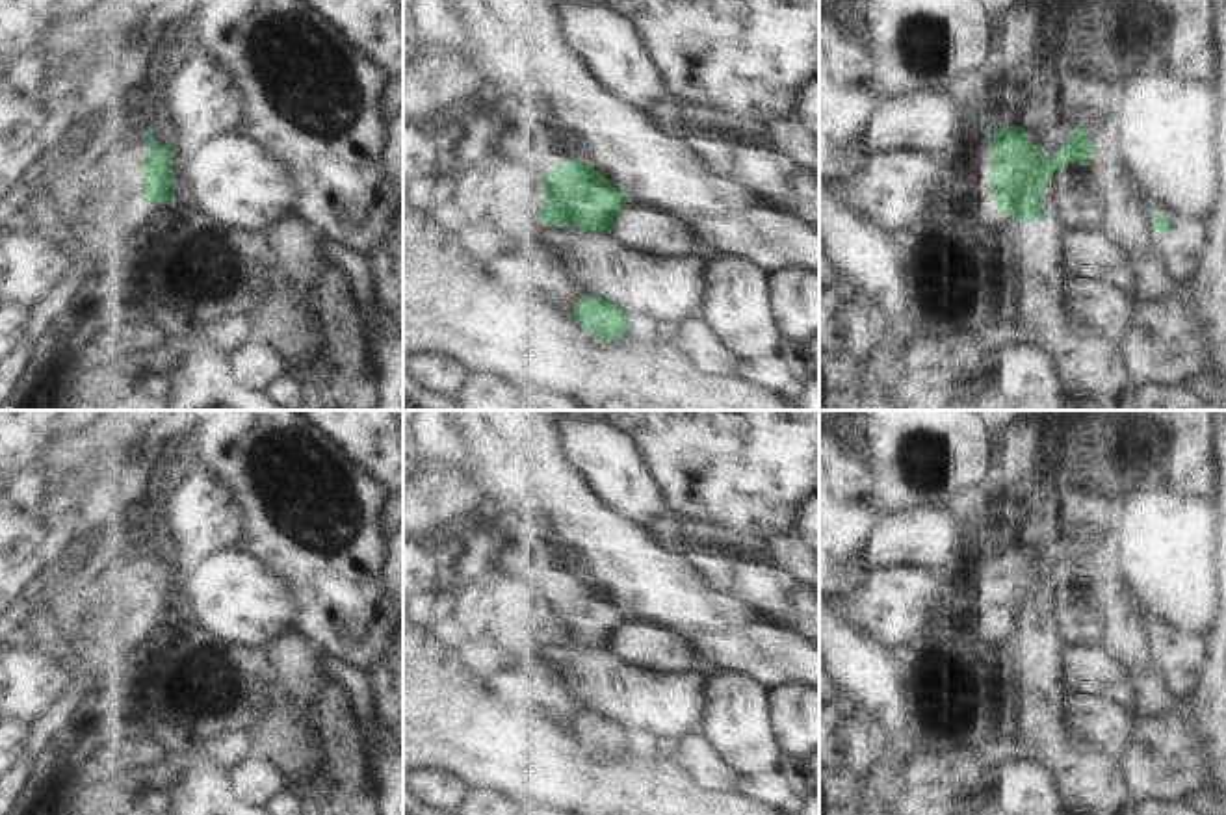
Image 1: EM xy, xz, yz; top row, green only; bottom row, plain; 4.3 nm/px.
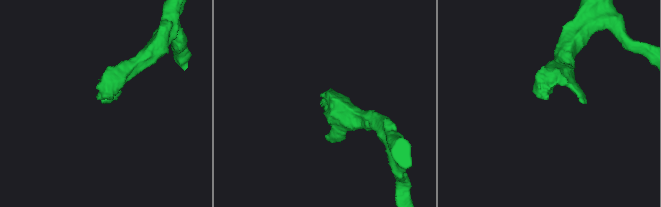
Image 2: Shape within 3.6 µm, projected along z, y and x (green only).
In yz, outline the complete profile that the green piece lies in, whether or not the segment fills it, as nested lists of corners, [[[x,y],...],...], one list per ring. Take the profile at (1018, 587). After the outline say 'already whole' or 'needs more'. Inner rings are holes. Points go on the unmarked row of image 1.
[[[1083,538],[1057,570],[1042,572],[1022,542],[994,544],[994,574],[986,592],[970,592],[955,613],[968,624],[1007,629],[1022,637],[1042,637],[1042,603],[1068,577],[1089,579],[1094,555]]]; needs more

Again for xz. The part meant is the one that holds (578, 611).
[[[507,550],[490,566],[490,581],[505,609],[524,611],[533,603],[546,603],[539,639],[576,642],[583,648],[609,650],[615,633],[626,626],[624,607],[615,603],[591,581],[570,572],[555,555],[546,550]]]; needs more

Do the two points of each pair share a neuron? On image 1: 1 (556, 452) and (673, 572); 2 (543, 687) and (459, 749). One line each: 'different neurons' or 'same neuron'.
1: same neuron
2: different neurons

